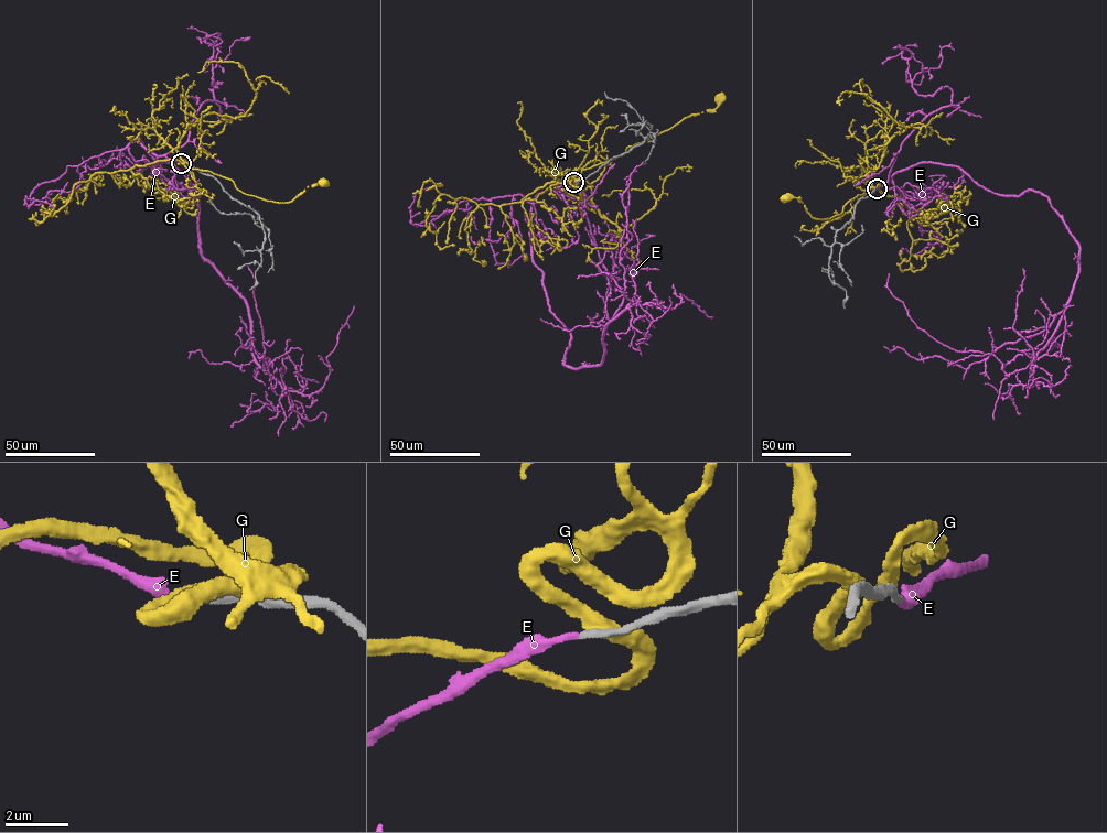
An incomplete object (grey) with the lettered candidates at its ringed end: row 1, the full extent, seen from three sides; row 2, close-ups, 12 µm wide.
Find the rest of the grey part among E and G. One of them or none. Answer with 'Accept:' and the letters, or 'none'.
Accept: E

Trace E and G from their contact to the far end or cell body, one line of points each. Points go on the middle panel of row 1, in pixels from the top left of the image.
E: (573, 182), (539, 193), (530, 226), (572, 368), (599, 364), (623, 298), (624, 179)
G: (575, 181), (582, 170), (622, 155), (627, 148), (668, 130), (692, 114), (713, 110), (718, 98)

